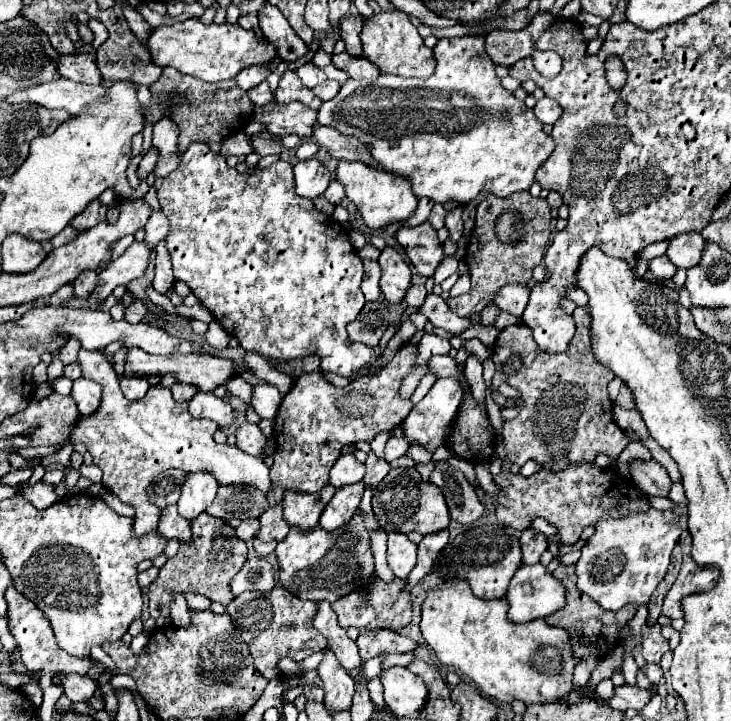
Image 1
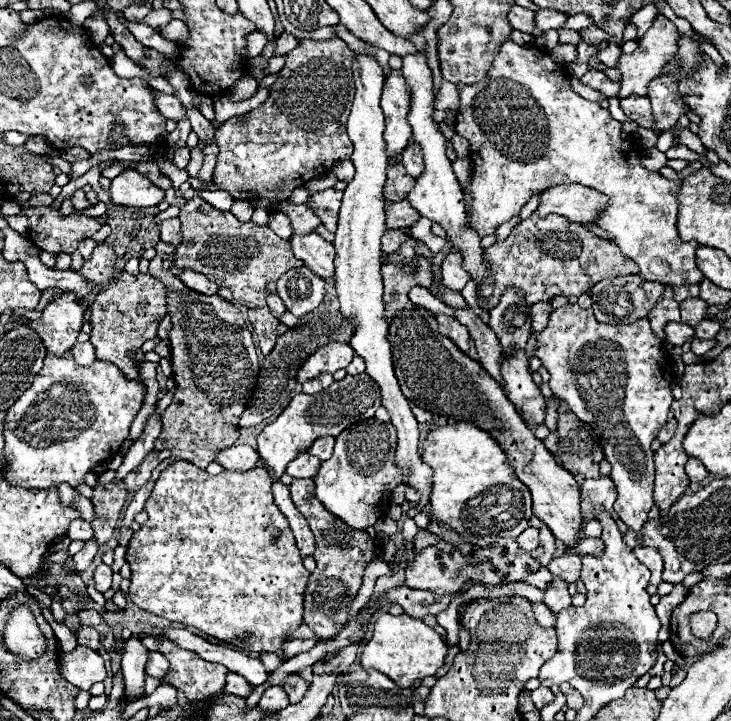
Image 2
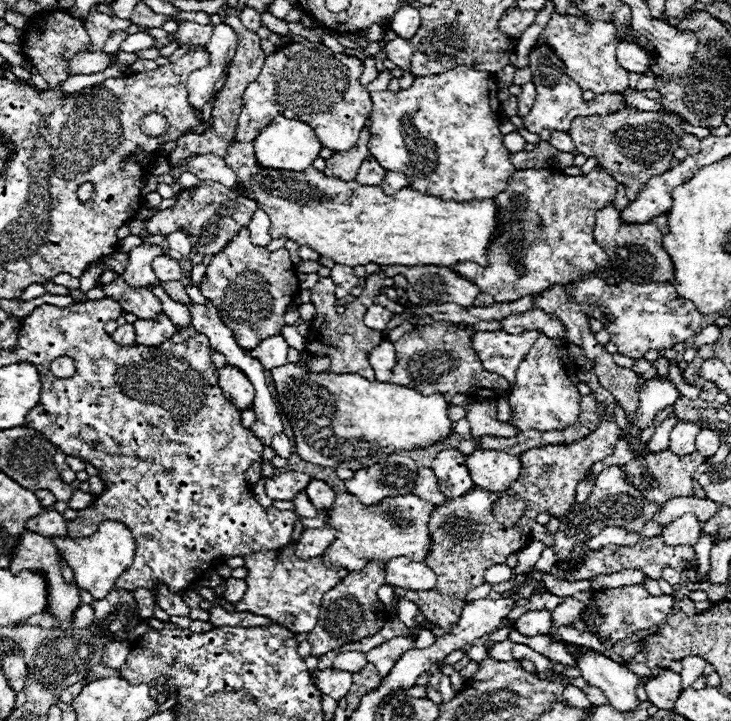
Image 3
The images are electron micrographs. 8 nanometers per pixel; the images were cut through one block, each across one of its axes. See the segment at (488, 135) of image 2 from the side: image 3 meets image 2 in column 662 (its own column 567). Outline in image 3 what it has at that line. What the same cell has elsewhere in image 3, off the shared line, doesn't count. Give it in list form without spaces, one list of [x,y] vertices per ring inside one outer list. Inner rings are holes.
[[[594,168],[588,176],[562,176],[556,170],[516,170],[508,180],[506,192],[498,194],[496,204],[500,208],[502,234],[488,252],[488,266],[480,266],[474,262],[460,262],[452,266],[460,276],[470,280],[480,288],[480,292],[490,294],[496,302],[514,302],[528,294],[540,294],[554,284],[570,284],[580,280],[586,274],[598,274],[602,268],[610,270],[610,258],[606,252],[594,242],[594,214],[598,208],[604,208],[616,196],[616,182],[600,168]],[[536,220],[542,220],[542,228],[538,228]]]

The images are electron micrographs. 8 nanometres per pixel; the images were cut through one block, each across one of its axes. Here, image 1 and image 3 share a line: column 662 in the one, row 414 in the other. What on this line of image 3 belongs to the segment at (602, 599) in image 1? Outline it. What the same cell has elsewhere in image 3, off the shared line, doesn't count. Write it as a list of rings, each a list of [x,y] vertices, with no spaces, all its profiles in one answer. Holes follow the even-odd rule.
[[[542,334],[516,372],[516,384],[512,386],[508,396],[512,408],[510,424],[520,432],[528,428],[536,428],[540,432],[562,430],[574,424],[580,414],[578,402],[582,398],[576,392],[576,384],[576,364],[570,360],[564,340],[552,340]]]

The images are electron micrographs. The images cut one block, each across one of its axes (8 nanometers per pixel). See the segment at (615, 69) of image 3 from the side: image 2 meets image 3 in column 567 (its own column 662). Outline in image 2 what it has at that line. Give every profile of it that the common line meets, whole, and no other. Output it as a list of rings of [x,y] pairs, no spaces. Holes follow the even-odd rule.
[[[662,14],[654,18],[652,26],[646,30],[646,34],[638,40],[638,48],[632,52],[632,54],[620,54],[618,58],[618,64],[616,64],[616,70],[622,74],[622,90],[618,94],[618,98],[626,98],[632,96],[632,94],[638,94],[638,96],[646,96],[648,94],[648,82],[656,76],[662,74],[662,68],[664,64],[676,54],[676,40],[678,40],[678,32],[676,32],[676,26],[664,18]]]

